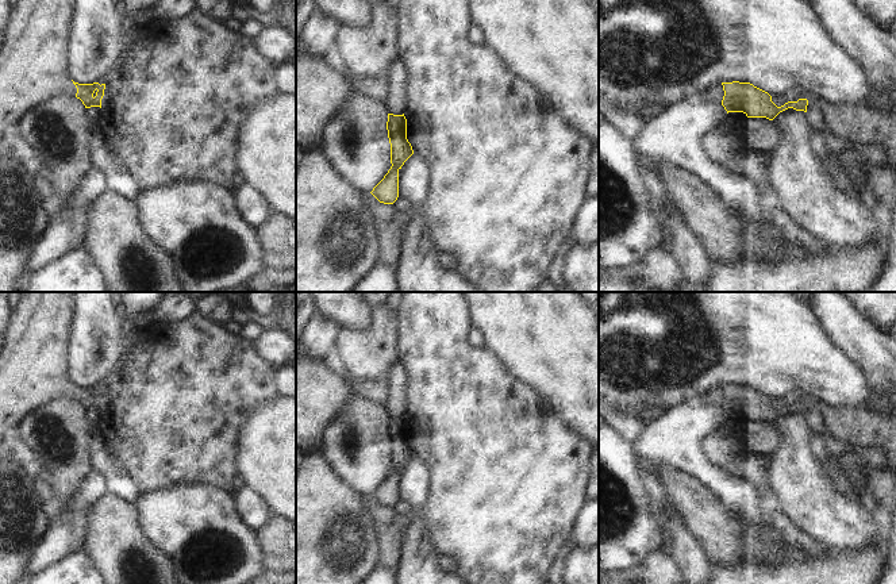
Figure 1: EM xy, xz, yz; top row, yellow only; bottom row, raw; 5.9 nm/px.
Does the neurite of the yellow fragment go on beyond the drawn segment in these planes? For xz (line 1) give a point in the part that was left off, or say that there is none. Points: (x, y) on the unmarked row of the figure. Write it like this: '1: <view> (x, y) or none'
1: none

